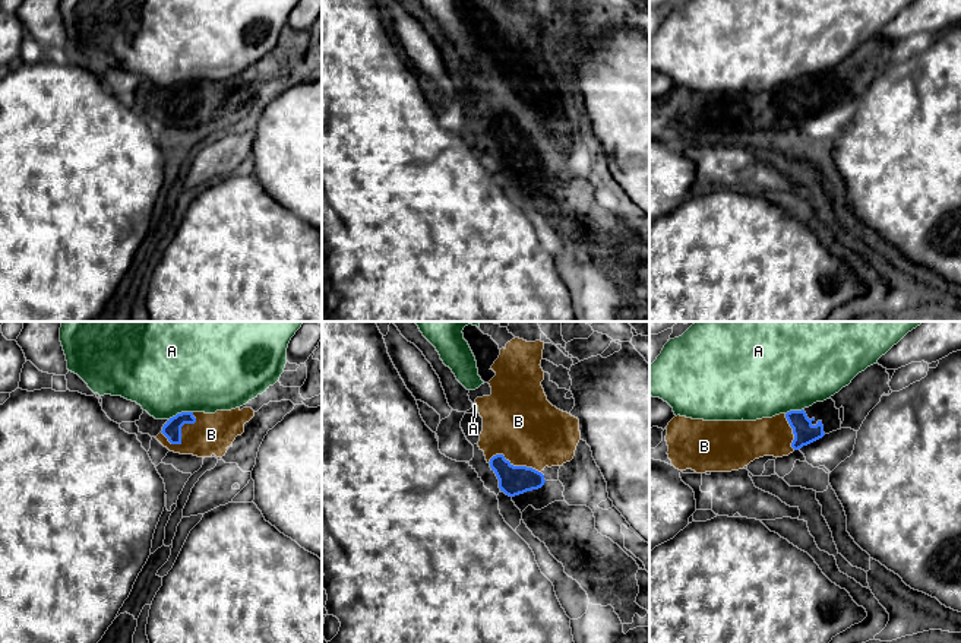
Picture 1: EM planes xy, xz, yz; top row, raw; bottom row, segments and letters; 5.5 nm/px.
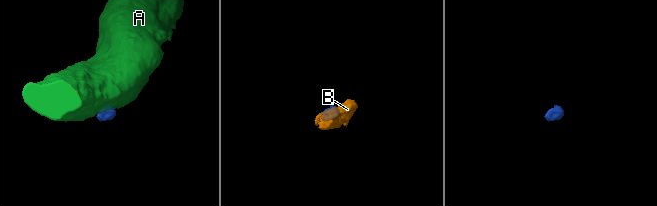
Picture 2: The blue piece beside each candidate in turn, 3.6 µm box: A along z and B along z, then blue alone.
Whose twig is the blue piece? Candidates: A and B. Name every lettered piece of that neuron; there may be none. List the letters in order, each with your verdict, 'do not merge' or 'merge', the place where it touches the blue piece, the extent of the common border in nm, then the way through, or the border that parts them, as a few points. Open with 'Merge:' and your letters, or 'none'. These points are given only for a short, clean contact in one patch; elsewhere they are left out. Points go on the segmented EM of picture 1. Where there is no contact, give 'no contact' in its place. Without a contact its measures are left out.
Merge: B
A: do not merge; meets blue in xy at (180, 414); contact 140 nm long; border along xy (192, 411), (183, 411), (168, 418)
B: merge; meets blue in xy at (180, 428); contact 220 nm long; runs through xy (171, 430), (180, 428), (211, 434)

